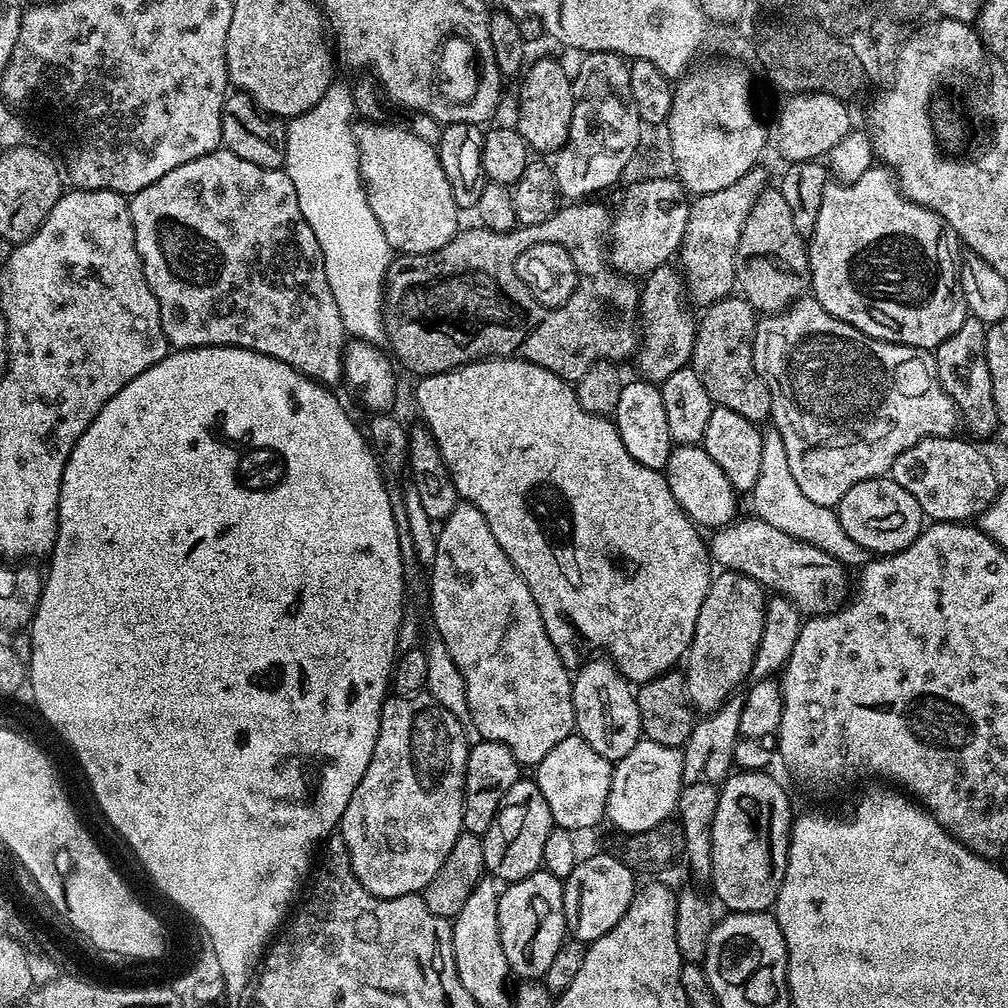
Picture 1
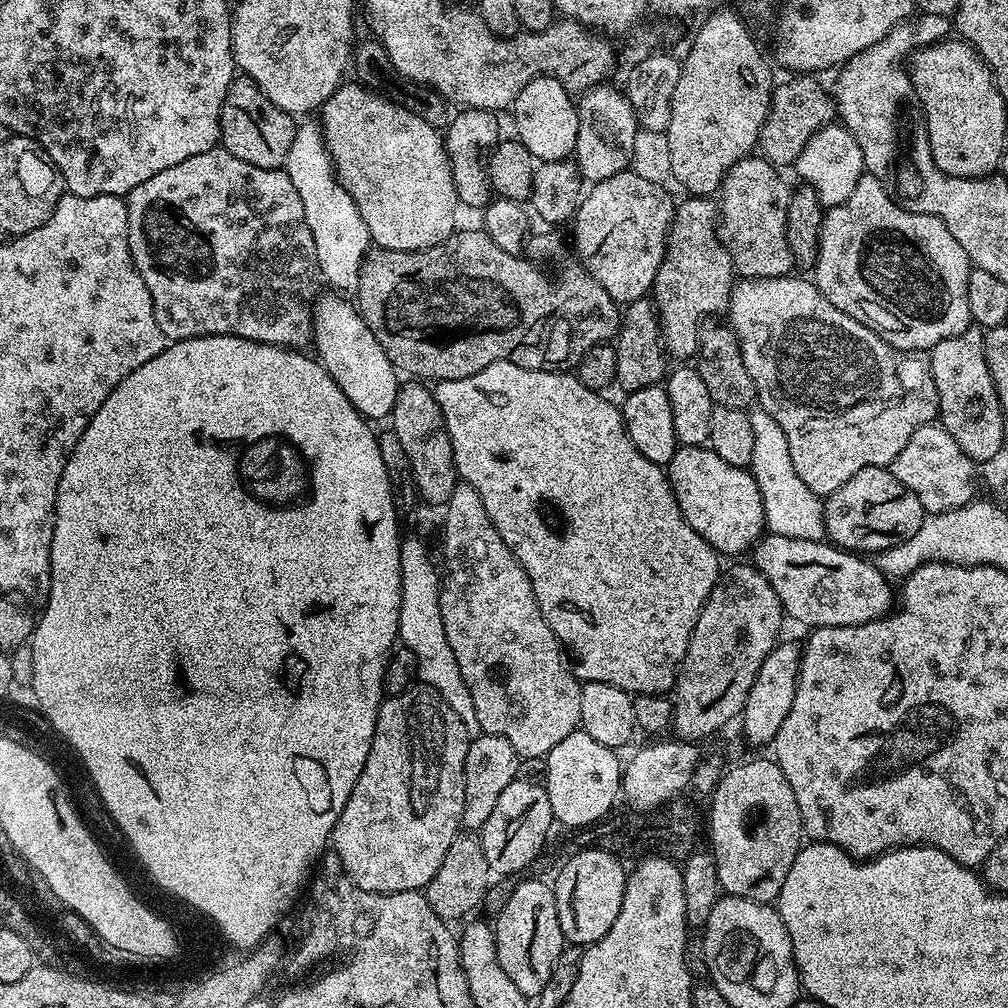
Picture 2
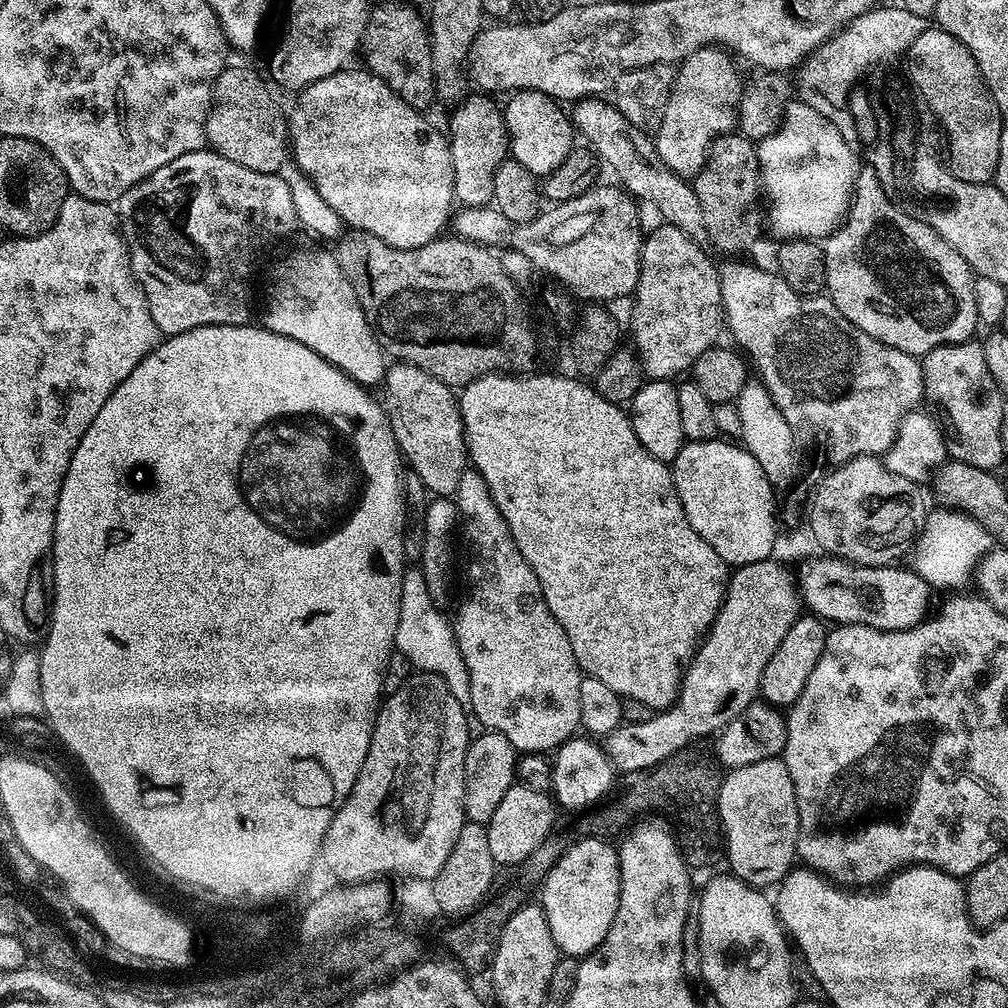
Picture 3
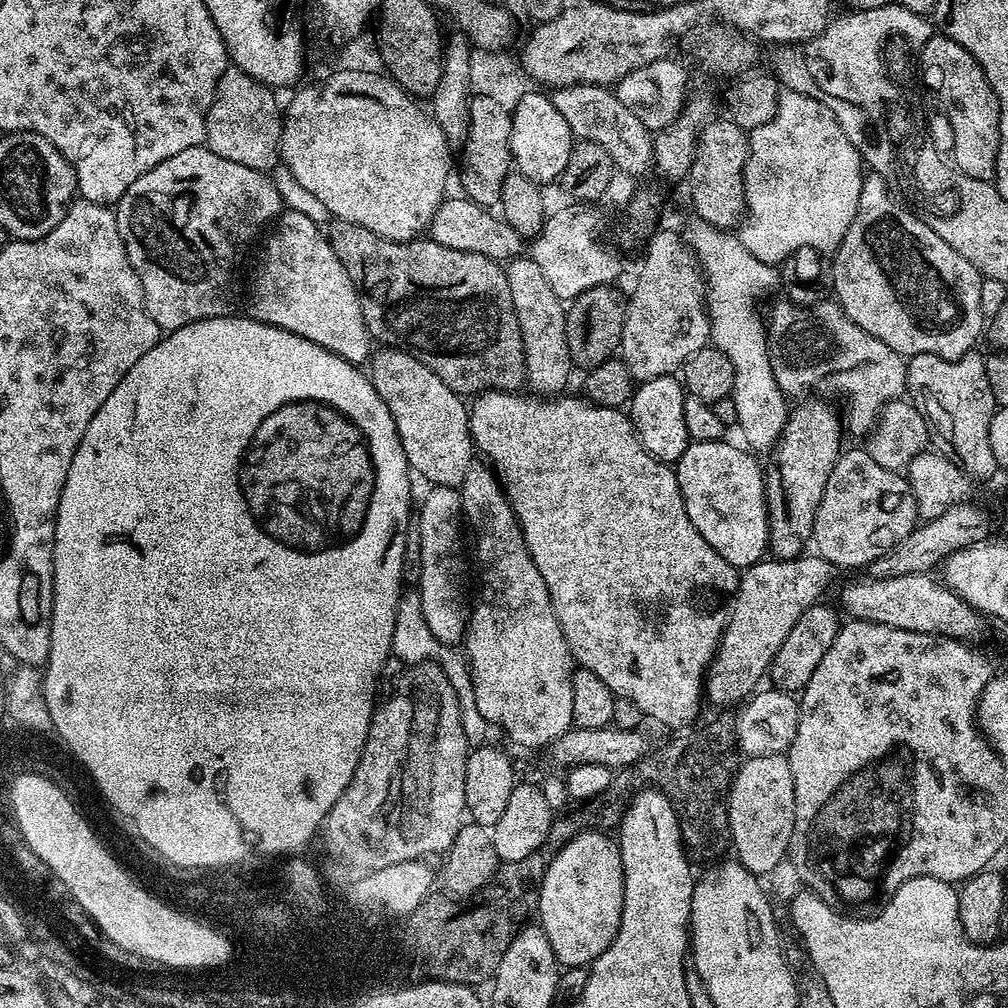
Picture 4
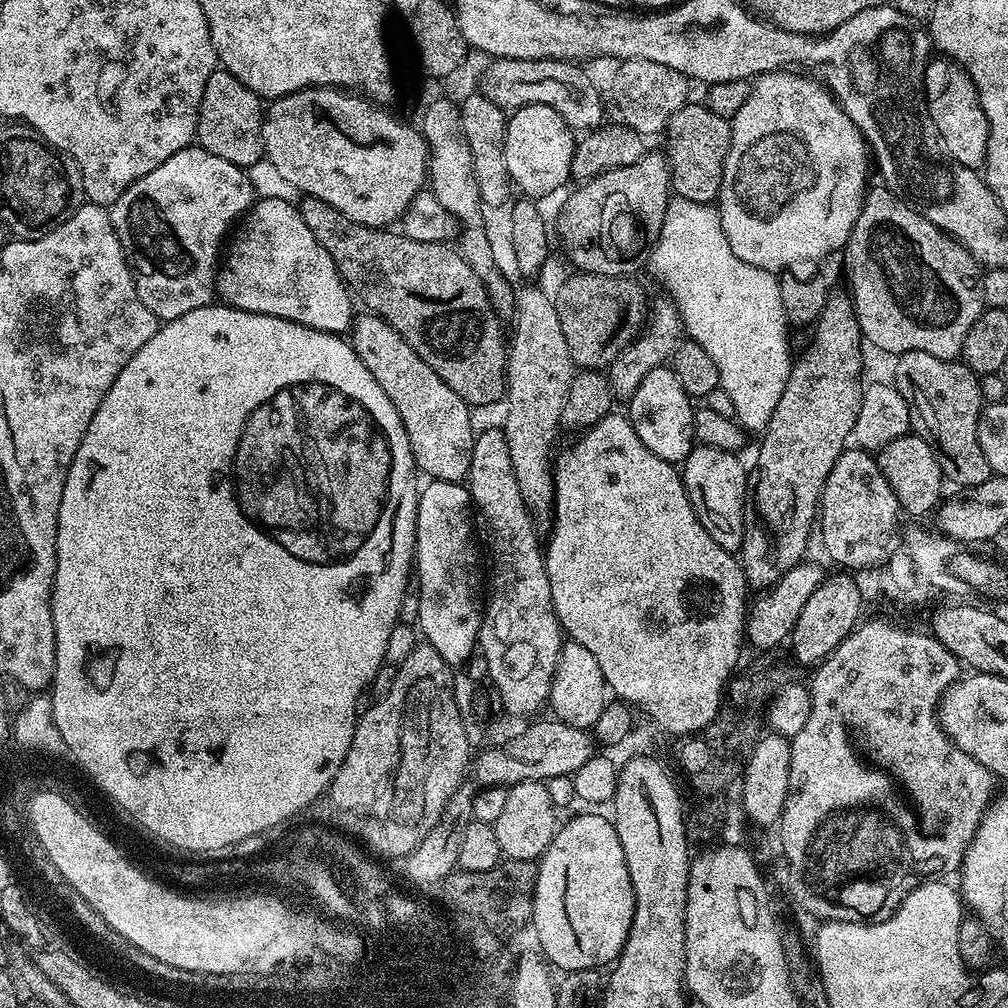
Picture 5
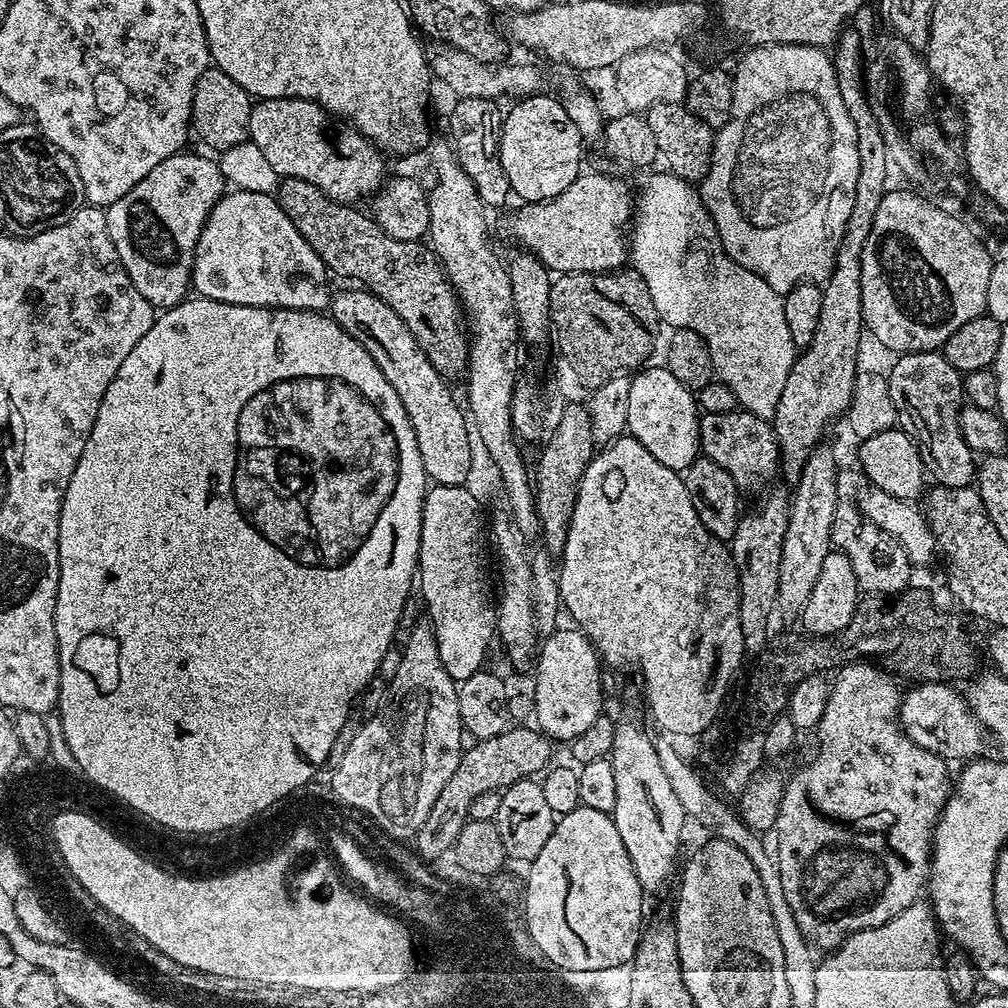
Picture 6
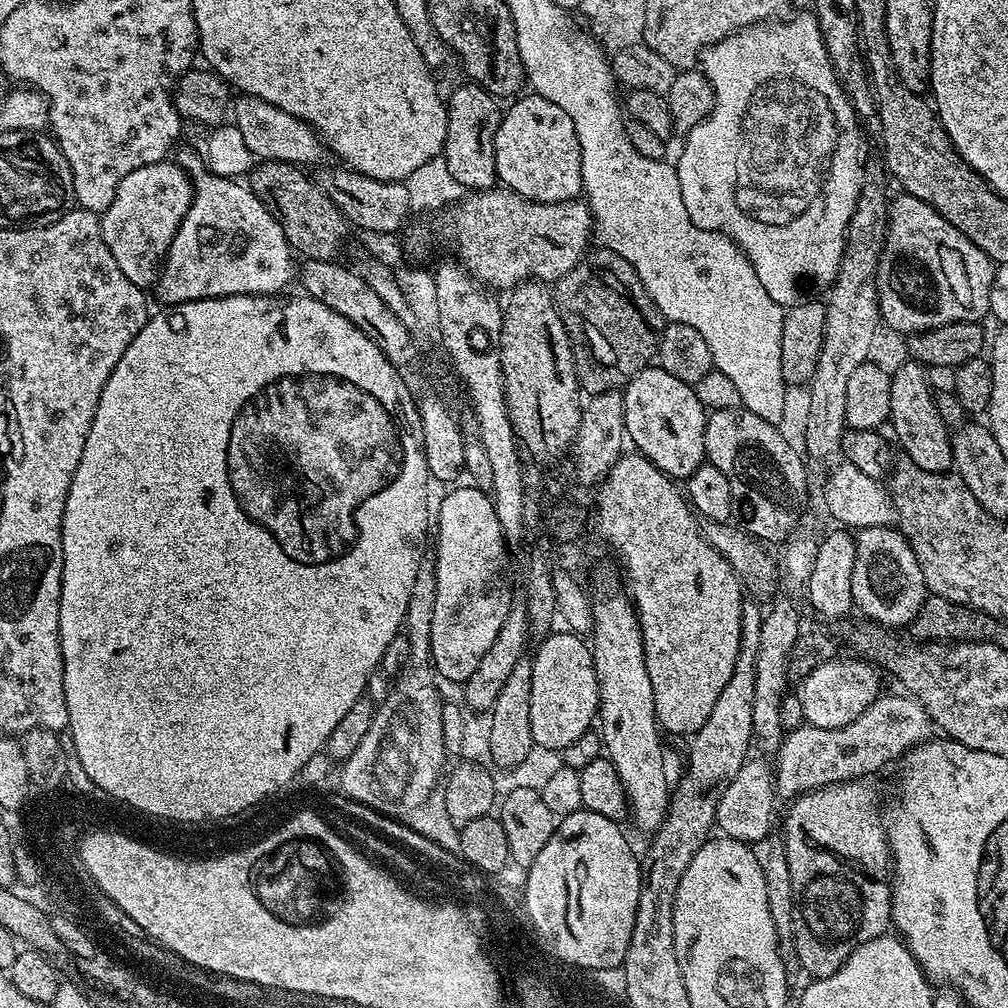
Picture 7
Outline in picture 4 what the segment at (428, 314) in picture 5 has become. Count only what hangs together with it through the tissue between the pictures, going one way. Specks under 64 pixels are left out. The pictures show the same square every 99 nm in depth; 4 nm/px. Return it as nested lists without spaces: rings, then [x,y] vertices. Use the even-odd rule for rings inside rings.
[[[333,219],[328,226],[329,228],[326,228],[327,238],[332,243],[334,254],[338,254],[338,262],[342,262],[342,266],[346,266],[346,274],[350,274],[350,282],[354,282],[356,292],[360,295],[362,314],[368,327],[368,335],[373,341],[381,340],[379,342],[381,345],[407,350],[411,356],[418,358],[418,362],[422,362],[422,366],[434,370],[434,374],[438,374],[438,378],[442,378],[442,382],[446,382],[446,386],[450,386],[450,390],[461,398],[472,398],[487,391],[520,392],[525,387],[527,368],[523,356],[522,333],[519,330],[518,317],[514,312],[514,303],[510,298],[507,274],[497,261],[491,260],[489,256],[474,254],[466,250],[450,250],[430,238],[417,238],[407,242],[387,240],[370,230],[366,230],[366,226],[354,226],[345,220]]]

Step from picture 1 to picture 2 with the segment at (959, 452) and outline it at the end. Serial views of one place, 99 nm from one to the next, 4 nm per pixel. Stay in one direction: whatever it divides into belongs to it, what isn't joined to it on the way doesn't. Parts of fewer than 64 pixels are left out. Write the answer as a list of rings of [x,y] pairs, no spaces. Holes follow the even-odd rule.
[[[933,422],[914,430],[910,442],[902,446],[902,454],[894,458],[890,470],[906,490],[910,490],[924,507],[925,513],[949,512],[972,503],[977,495],[978,464],[964,453],[962,446],[950,438],[944,425]]]

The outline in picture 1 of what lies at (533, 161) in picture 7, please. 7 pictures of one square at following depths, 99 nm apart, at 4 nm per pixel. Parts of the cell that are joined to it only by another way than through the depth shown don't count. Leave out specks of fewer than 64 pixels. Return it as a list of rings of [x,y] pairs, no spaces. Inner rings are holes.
[[[536,60],[527,65],[523,73],[522,96],[520,98],[520,124],[518,131],[536,154],[555,154],[567,142],[570,134],[571,116],[574,114],[574,80],[556,60]]]

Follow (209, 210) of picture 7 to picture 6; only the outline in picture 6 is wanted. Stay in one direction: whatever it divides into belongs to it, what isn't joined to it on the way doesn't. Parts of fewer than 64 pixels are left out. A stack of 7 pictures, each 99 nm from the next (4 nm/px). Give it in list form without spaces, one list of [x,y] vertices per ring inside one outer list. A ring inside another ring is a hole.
[[[239,190],[225,191],[220,201],[214,206],[214,210],[210,210],[210,214],[204,223],[202,234],[196,243],[196,249],[192,255],[192,288],[195,289],[205,300],[217,300],[218,302],[226,302],[227,304],[237,304],[238,306],[258,306],[259,308],[301,308],[303,312],[319,312],[327,309],[330,304],[330,291],[328,292],[328,279],[330,273],[325,268],[322,258],[318,258],[318,254],[314,254],[314,250],[310,246],[310,242],[306,242],[306,238],[302,238],[302,234],[298,234],[298,229],[294,226],[294,222],[290,222],[290,218],[286,218],[286,210],[282,210],[279,200],[275,195],[266,192],[242,192]]]

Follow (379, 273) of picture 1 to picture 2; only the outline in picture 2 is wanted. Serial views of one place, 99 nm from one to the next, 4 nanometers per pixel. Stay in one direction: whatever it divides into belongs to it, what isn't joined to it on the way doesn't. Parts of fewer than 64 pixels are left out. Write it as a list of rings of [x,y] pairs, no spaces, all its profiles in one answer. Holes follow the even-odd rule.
[[[301,123],[294,134],[294,142],[290,142],[290,154],[286,154],[283,171],[287,172],[290,182],[294,182],[294,190],[298,190],[298,198],[302,198],[302,210],[306,210],[306,226],[310,226],[310,234],[314,234],[316,247],[316,266],[319,275],[328,279],[329,289],[340,294],[355,293],[358,286],[358,274],[364,257],[370,251],[370,237],[366,230],[366,222],[362,222],[362,214],[350,198],[348,191],[336,179],[336,170],[328,157],[328,148],[324,144],[324,134],[319,123]]]

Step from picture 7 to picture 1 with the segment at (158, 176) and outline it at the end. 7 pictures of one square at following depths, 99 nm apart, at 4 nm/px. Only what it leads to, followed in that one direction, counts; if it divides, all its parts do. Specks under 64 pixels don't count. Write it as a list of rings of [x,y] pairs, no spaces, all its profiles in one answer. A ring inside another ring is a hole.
[[[221,146],[210,154],[202,154],[202,158],[194,158],[190,162],[182,162],[182,166],[174,166],[170,174],[162,174],[158,182],[150,182],[150,186],[136,193],[130,200],[130,218],[134,222],[134,238],[138,254],[142,258],[146,282],[158,302],[162,330],[173,349],[210,346],[249,348],[258,354],[278,358],[286,362],[286,366],[312,380],[319,380],[325,386],[336,386],[336,383],[339,385],[343,381],[346,347],[344,323],[338,312],[338,302],[334,302],[334,290],[330,290],[330,282],[326,282],[326,266],[322,250],[318,246],[318,238],[314,238],[314,230],[310,230],[310,222],[306,222],[302,206],[298,206],[298,190],[294,190],[294,182],[290,182],[287,172],[279,168],[254,166],[254,162],[246,162],[246,158],[238,158],[238,154]]]

